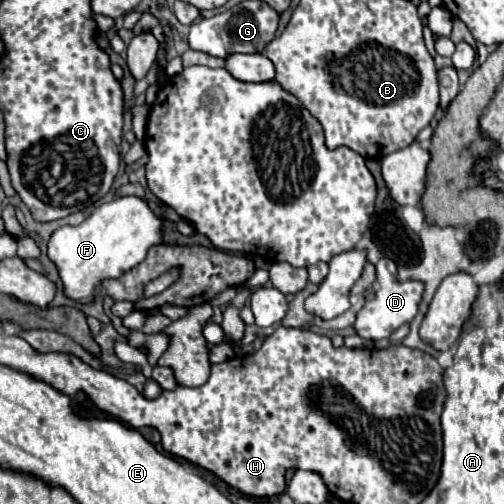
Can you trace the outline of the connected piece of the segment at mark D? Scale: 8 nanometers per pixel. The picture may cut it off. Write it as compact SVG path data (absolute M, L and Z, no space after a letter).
M381 258L377 264L377 284L375 284L375 298L367 300L365 306L361 308L361 312L357 314L357 322L355 322L355 332L365 338L365 340L381 340L381 338L389 338L391 332L395 332L399 326L409 324L415 314L417 314L417 306L421 302L421 294L423 294L423 284L421 282L399 282L397 276L397 266L391 258Z

